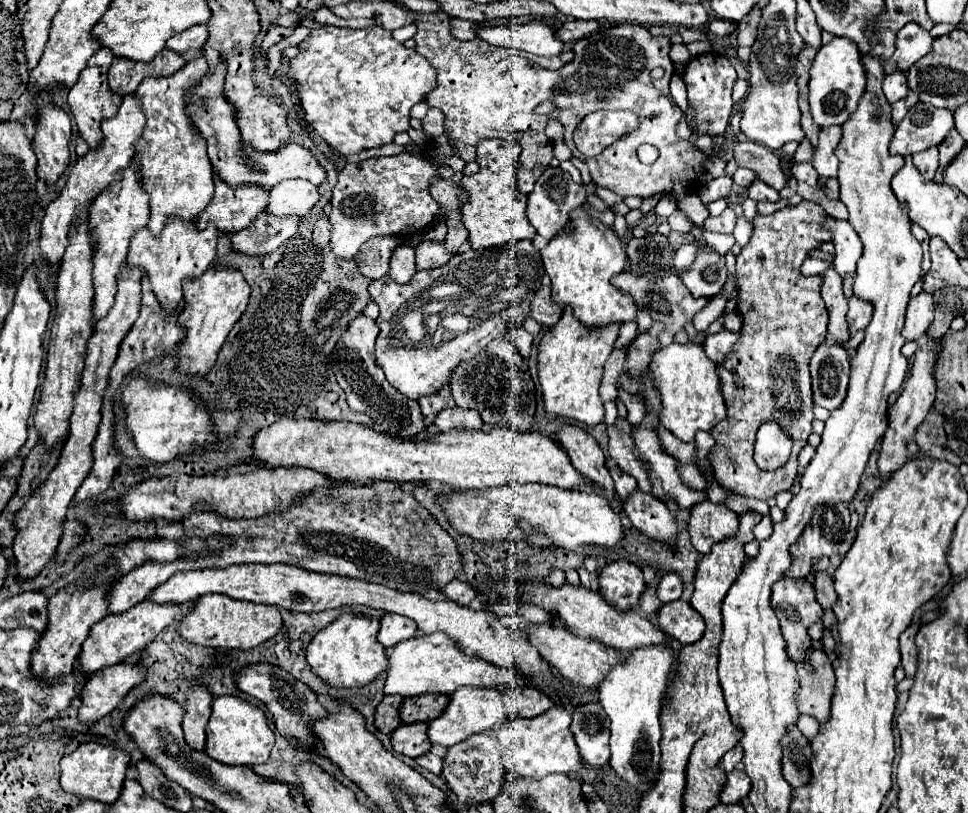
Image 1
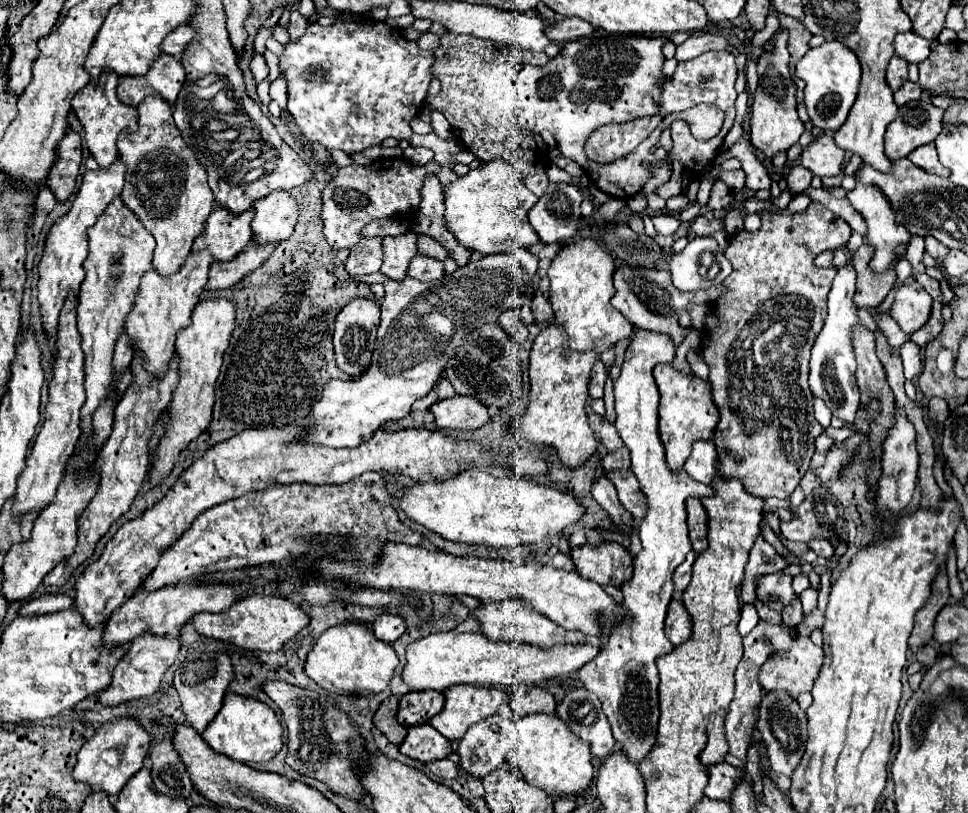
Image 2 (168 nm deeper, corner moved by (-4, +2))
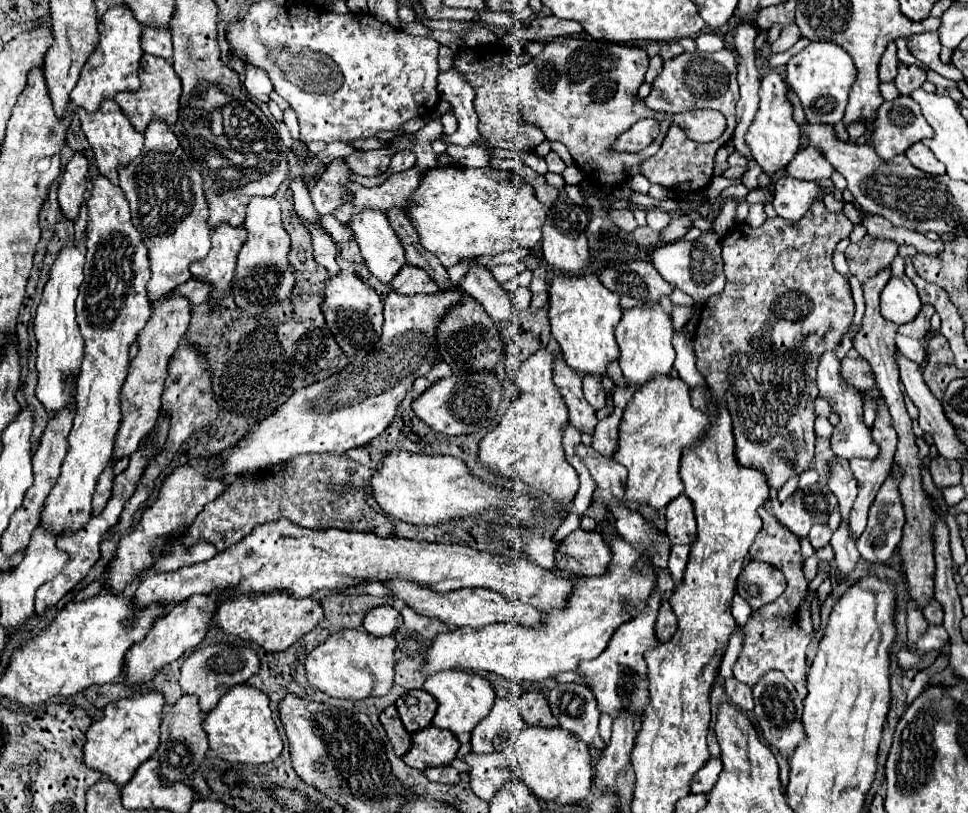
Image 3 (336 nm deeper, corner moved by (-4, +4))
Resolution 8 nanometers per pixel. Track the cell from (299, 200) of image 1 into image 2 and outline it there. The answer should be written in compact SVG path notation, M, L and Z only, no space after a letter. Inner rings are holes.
M289 190L271 192L269 196L255 200L255 218L251 222L255 240L259 244L287 240L299 218L299 200Z

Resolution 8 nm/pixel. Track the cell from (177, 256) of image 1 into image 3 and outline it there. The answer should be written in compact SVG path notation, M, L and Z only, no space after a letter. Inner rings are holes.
M171 294L169 298L161 298L161 300L153 302L153 316L137 336L139 354L131 360L129 376L127 376L127 380L123 384L123 390L121 390L119 400L121 400L123 422L121 422L121 428L115 436L115 448L113 448L111 462L109 462L107 470L103 470L103 474L99 476L99 482L95 486L95 494L93 494L93 500L91 500L93 514L99 514L99 510L103 510L103 506L107 504L107 498L111 498L111 482L115 478L115 474L113 474L115 462L123 456L133 454L139 448L141 438L155 426L155 422L159 418L163 382L167 378L167 364L169 364L171 356L175 354L175 350L179 348L179 342L181 342L183 334L189 328L189 318L191 318L189 302L187 302L187 298L183 298L179 294Z

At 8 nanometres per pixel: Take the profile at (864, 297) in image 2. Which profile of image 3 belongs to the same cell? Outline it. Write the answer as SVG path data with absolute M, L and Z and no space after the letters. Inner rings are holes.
M869 234L855 244L849 244L845 250L851 272L859 282L865 282L879 270L887 268L891 260L897 256L895 242L887 242L883 238L871 238Z

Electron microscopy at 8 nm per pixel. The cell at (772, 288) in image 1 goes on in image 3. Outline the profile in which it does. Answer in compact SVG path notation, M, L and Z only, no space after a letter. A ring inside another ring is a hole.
M815 202L811 206L811 210L799 220L799 222L787 222L783 218L773 218L767 220L763 226L753 228L749 224L737 224L725 238L723 238L723 266L725 266L725 276L727 276L727 284L725 290L717 296L711 296L705 304L703 304L703 312L701 312L701 320L693 338L693 350L697 356L697 370L699 374L705 378L711 394L725 402L729 406L731 418L733 418L733 434L735 434L735 444L737 444L737 458L743 466L753 466L757 470L763 470L767 474L767 482L771 488L781 488L789 476L793 474L801 474L811 466L811 460L815 456L815 430L813 430L813 420L815 420L815 398L817 398L817 386L815 386L815 374L817 374L817 366L819 366L819 354L823 354L823 350L835 350L841 342L841 338L849 332L851 324L853 324L853 312L855 312L855 304L851 298L851 288L849 282L835 272L833 262L831 262L831 254L835 250L835 244L843 238L847 238L853 230L853 224L845 218L843 212L839 214L831 214L825 210L823 202ZM771 456L781 456L781 460L771 460Z

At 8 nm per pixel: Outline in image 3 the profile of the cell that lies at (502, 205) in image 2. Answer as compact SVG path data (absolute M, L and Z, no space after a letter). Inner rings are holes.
M461 164L431 168L423 174L419 188L411 194L411 206L407 218L415 224L415 232L425 250L435 254L439 262L449 268L467 258L495 256L515 248L533 248L541 240L541 228L545 224L549 206L535 198L531 184L509 170L495 168L469 168Z

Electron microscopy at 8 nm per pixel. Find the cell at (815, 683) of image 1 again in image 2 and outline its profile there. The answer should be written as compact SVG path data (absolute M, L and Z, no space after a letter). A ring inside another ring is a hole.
M797 638L785 656L771 656L763 664L759 672L759 684L765 690L783 690L797 698L801 692L811 692L821 666L823 648L815 646L809 638Z

